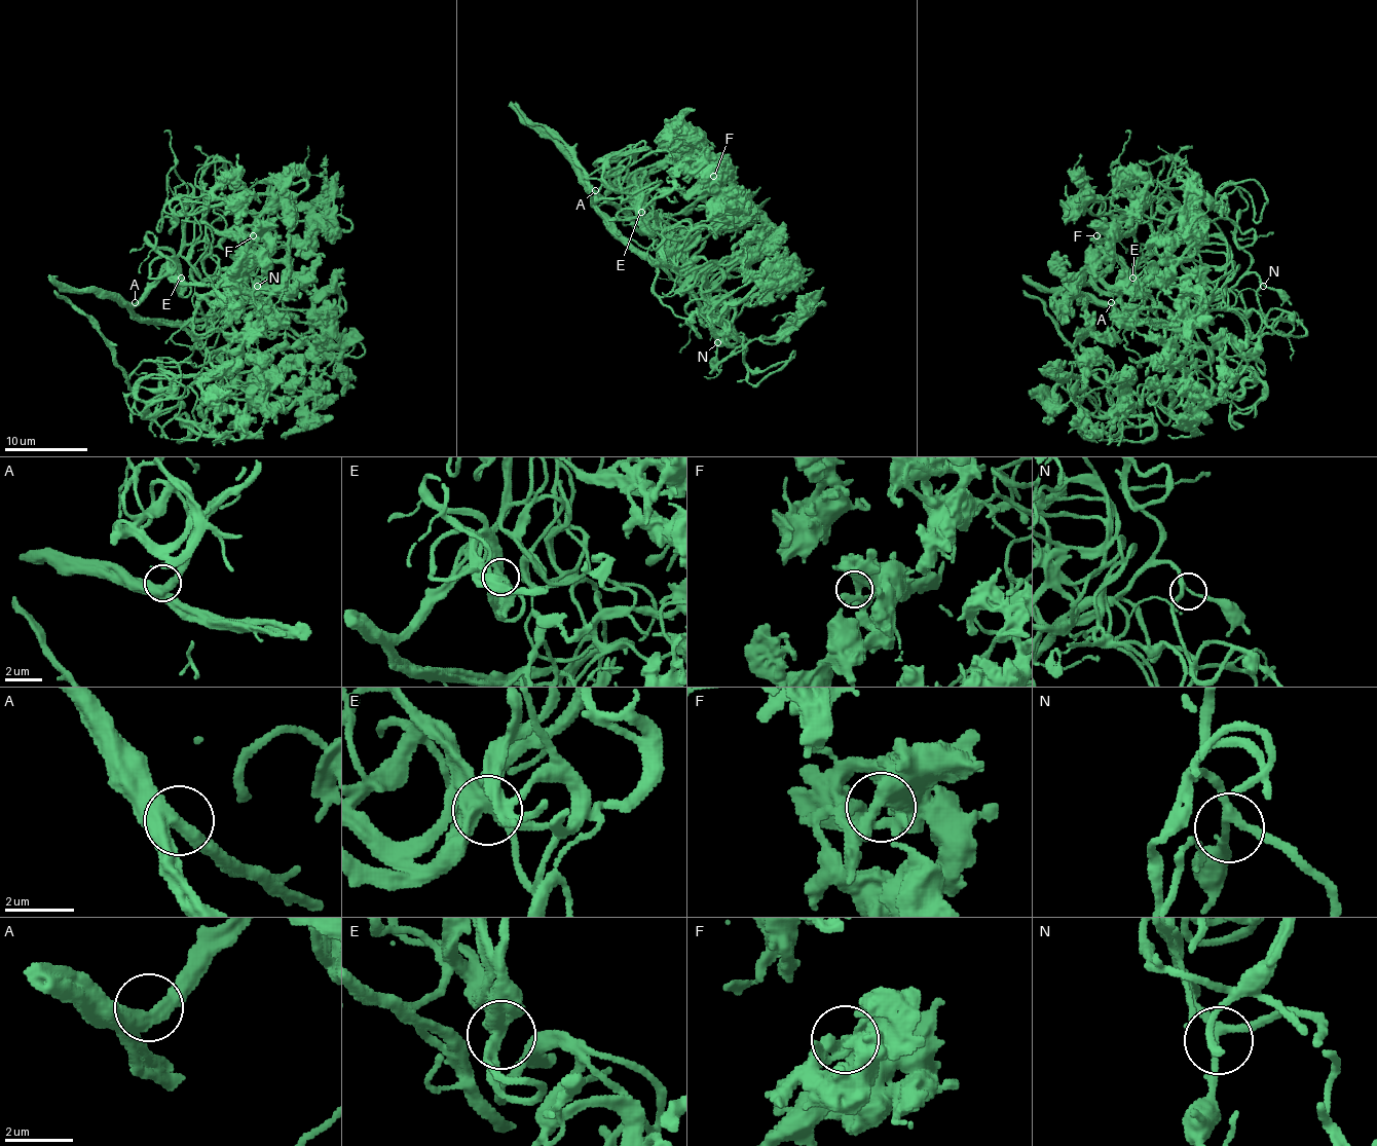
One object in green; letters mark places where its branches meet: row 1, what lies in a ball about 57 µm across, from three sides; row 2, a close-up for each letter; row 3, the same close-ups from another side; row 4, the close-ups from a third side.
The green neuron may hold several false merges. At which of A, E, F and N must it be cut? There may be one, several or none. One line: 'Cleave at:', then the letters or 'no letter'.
Cleave at: no letter

